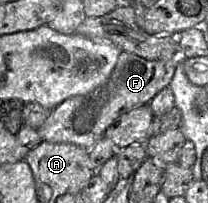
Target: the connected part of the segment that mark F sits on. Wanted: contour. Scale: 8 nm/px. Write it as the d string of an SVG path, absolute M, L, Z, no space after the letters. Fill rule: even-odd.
M122 51L108 81L85 95L76 95L64 100L56 106L45 122L37 128L42 141L52 143L72 143L86 150L90 150L97 141L104 137L106 129L121 115L142 106L150 101L164 88L169 87L174 76L178 59L146 60L136 54Z

